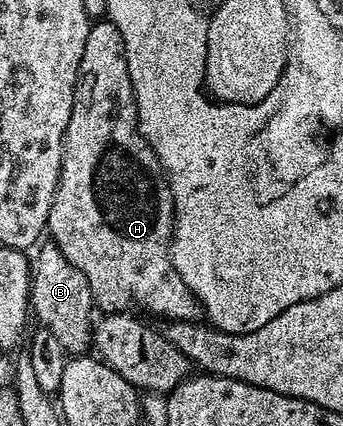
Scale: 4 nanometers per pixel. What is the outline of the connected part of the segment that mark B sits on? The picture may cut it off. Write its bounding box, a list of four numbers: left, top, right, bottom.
[29,243,95,353]

